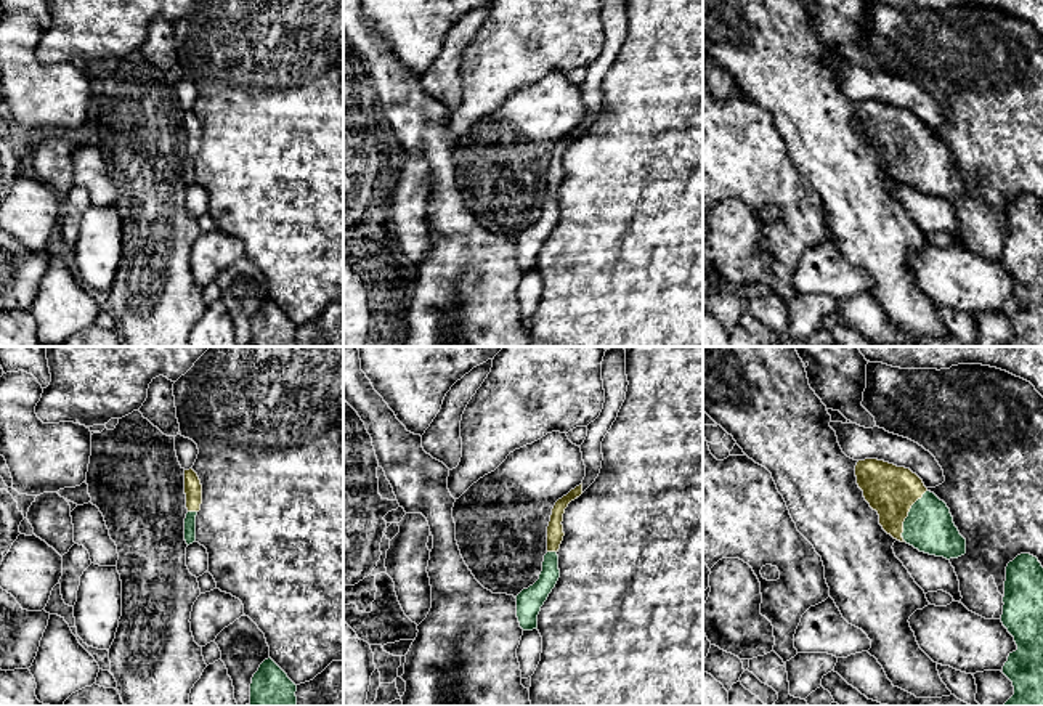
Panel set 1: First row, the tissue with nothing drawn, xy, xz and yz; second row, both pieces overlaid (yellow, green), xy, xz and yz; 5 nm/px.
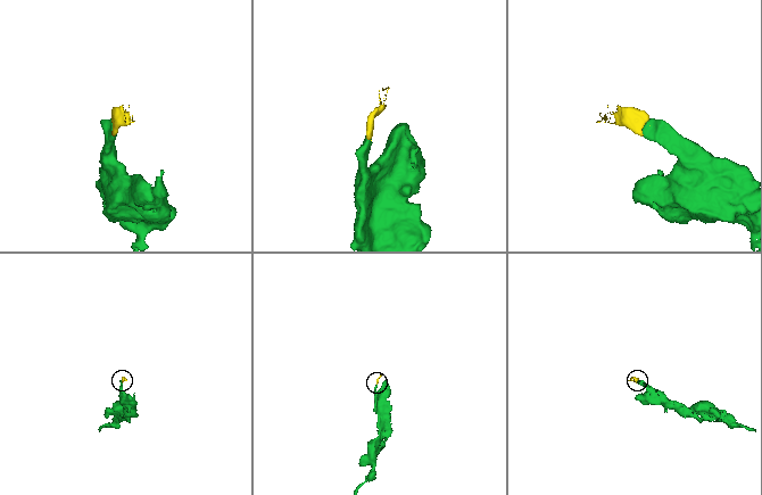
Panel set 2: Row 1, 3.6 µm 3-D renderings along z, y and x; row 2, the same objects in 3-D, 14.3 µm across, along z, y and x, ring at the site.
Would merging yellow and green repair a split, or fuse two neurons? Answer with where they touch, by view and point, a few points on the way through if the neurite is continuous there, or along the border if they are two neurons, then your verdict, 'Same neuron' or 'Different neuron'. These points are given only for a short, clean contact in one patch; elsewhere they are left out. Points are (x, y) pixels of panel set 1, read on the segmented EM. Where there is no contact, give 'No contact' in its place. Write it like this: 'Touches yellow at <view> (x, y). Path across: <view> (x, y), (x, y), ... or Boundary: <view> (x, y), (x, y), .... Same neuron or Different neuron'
Touches yellow at yz (907, 515). Path across: yz (889, 490), (904, 504), (907, 515), (917, 515), (929, 527). Same neuron

